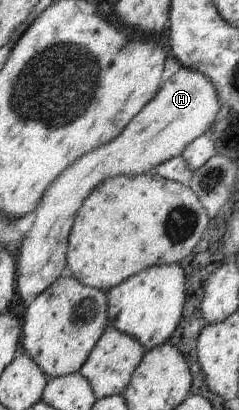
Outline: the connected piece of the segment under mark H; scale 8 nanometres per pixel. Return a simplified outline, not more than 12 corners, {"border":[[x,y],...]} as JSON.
{"border":[[178,66],[117,138],[44,192],[24,234],[16,291],[67,272],[68,236],[108,178],[149,173],[214,125],[220,100]]}

